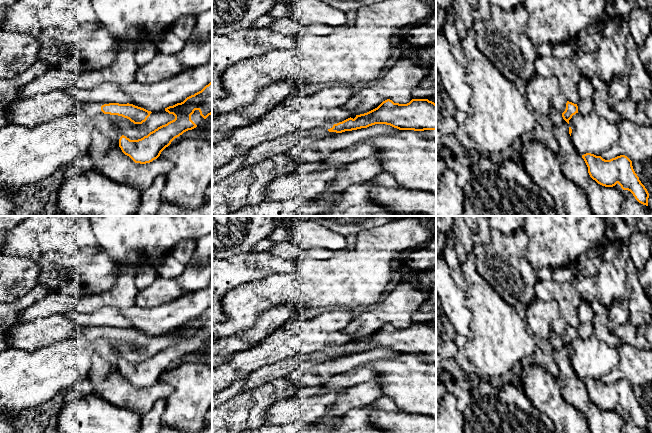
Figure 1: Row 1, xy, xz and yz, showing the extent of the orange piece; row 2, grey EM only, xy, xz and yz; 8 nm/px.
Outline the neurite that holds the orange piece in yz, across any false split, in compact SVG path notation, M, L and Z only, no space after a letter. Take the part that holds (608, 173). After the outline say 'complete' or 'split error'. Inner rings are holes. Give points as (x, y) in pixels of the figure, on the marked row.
M591 153L582 155L590 177L598 184L613 187L617 183L623 190L630 191L635 199L648 206L649 193L635 173L632 161L625 155L620 155L610 160Z; complete

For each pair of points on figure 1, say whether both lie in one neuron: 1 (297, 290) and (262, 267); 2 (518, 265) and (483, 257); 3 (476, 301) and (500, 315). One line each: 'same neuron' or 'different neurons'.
1: different neurons
2: same neuron
3: same neuron

